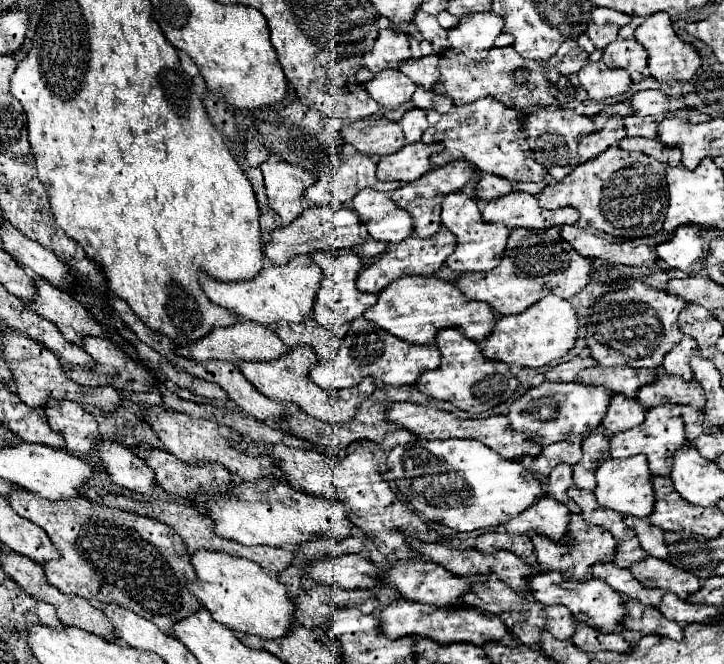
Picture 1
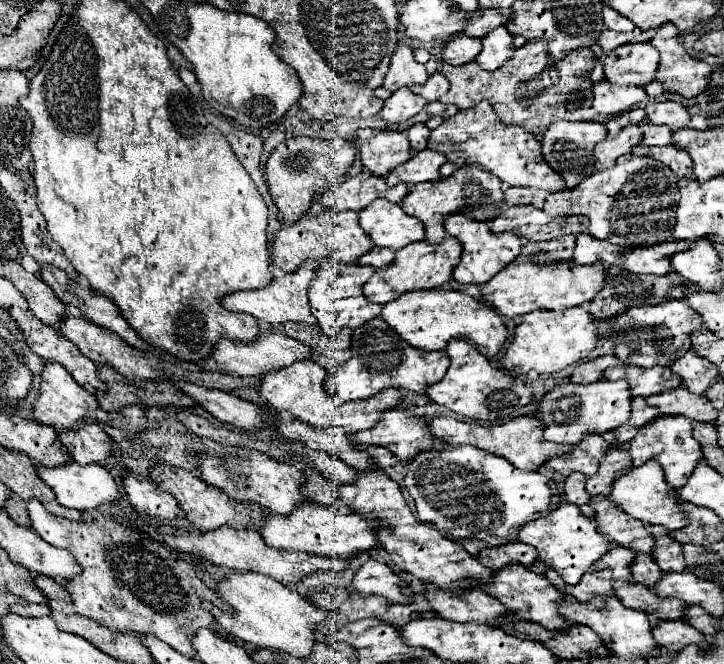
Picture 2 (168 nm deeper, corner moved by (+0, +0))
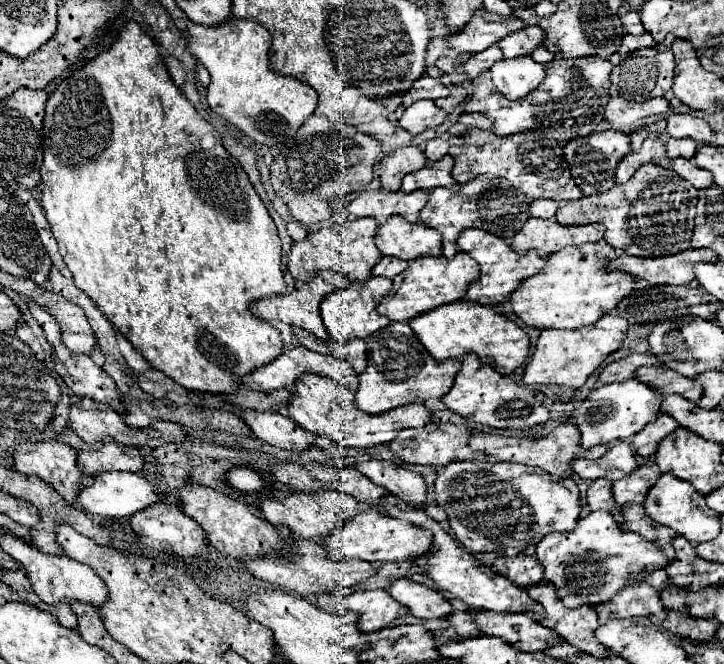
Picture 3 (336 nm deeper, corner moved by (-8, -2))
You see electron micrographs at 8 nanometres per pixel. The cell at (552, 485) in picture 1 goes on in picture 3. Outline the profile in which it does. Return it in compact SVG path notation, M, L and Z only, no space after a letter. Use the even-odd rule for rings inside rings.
M595 479L589 483L587 487L587 505L591 511L599 511L605 509L609 511L617 523L621 523L621 507L613 503L613 495L611 495L611 481L605 479Z

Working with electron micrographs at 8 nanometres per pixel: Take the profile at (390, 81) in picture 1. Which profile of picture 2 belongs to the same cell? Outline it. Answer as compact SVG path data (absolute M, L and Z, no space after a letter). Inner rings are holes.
M401 87L397 93L393 93L383 109L381 109L381 119L389 121L389 123L403 123L407 119L411 119L413 115L417 115L419 111L423 111L423 107L427 105L427 101L419 95L415 95L411 89Z

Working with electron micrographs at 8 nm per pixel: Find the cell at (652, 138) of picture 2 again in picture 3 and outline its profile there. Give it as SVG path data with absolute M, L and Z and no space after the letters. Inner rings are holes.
M667 137L665 139L665 149L667 149L667 157L669 159L675 159L675 157L691 159L695 155L697 143L693 139L673 139L673 137Z

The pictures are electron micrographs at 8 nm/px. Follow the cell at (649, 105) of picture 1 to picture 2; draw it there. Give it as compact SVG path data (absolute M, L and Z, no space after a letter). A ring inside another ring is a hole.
M663 101L663 103L649 103L645 107L649 121L655 125L669 125L669 127L677 127L677 129L685 129L689 127L691 115L689 111L677 103L677 101Z

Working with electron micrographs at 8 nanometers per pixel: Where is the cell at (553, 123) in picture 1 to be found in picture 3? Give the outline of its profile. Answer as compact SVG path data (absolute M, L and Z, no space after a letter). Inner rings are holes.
M619 131L591 133L589 137L567 141L563 151L565 151L565 161L569 165L569 171L573 173L573 181L579 185L583 195L593 195L615 185L615 167L621 155L629 153L629 137Z

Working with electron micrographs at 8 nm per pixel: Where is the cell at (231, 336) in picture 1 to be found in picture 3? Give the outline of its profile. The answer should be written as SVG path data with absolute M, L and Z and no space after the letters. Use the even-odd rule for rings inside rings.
M289 345L283 349L283 353L273 359L271 363L263 365L263 367L257 367L253 371L249 371L247 375L241 377L241 383L249 385L251 389L257 389L257 391L277 391L277 389L293 389L293 383L297 381L297 377L301 377L303 373L317 373L317 375L325 375L325 377L331 377L335 381L339 381L343 387L347 387L349 391L355 391L357 389L357 373L355 369L347 363L347 361L341 361L333 355L321 355L321 353L313 353L309 351L307 347L303 345Z

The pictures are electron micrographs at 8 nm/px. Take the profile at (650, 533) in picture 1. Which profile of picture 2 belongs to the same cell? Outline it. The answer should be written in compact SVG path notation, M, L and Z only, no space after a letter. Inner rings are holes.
M657 537L655 549L653 549L653 559L661 567L663 573L683 573L687 569L683 549L677 541L671 537Z

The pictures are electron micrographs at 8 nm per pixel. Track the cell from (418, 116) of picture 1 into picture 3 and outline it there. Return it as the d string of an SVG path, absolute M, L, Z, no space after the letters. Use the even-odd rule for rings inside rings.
M443 133L443 135L439 135L439 137L435 137L435 139L431 139L431 141L425 143L425 155L427 155L429 161L437 161L443 155L447 155L449 147L459 145L459 143L461 143L459 137L449 135L449 133Z

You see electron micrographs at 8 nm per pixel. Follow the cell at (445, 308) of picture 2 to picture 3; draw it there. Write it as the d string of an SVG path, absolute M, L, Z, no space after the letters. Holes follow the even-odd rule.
M469 299L453 301L443 307L435 307L425 311L423 315L415 315L407 321L407 325L415 331L417 339L425 345L425 349L439 361L461 359L467 353L477 353L481 361L493 365L501 375L513 373L529 355L529 337L527 333L505 315L499 315L489 305L473 303Z

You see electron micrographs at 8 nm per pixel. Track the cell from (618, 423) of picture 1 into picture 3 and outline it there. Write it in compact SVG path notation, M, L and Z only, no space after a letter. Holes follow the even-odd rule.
M661 413L655 421L647 423L637 435L631 437L631 445L637 455L651 455L657 449L657 443L661 439L665 439L677 427L679 427L679 423L671 415Z

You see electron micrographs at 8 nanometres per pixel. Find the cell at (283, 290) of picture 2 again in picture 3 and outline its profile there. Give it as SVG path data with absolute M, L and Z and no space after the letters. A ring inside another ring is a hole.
M321 271L315 279L311 279L309 283L303 283L301 287L297 287L295 291L291 293L285 293L285 295L277 295L277 297L271 297L271 299L259 299L259 301L253 301L251 303L251 311L255 317L261 317L265 321L271 321L271 319L279 319L287 325L297 325L297 327L303 327L307 331L311 331L315 337L319 339L327 339L329 333L325 331L325 325L321 321L321 315L319 315L319 303L321 299L331 293L331 291L339 291L339 289L345 289L347 287L347 277L335 273L335 271Z

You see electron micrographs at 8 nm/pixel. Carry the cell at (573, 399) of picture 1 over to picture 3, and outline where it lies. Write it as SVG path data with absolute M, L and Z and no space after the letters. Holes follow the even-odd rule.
M627 379L623 383L611 383L591 389L587 397L579 401L577 411L573 411L571 415L573 425L577 425L581 433L581 447L589 449L635 435L637 431L641 431L641 427L645 427L645 423L653 421L659 415L661 399L663 397L657 391L637 379Z

